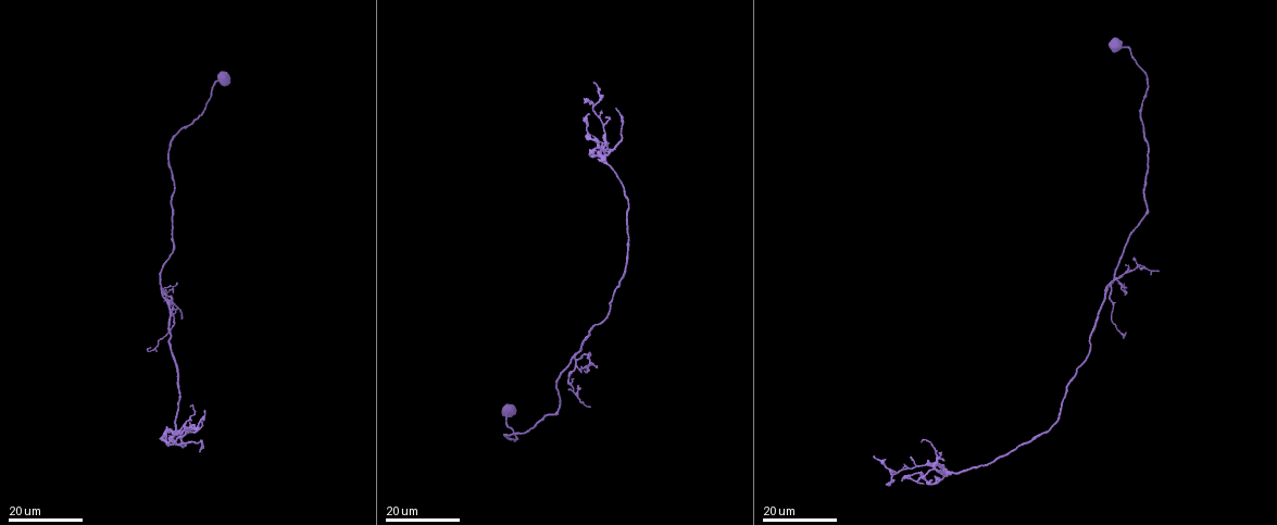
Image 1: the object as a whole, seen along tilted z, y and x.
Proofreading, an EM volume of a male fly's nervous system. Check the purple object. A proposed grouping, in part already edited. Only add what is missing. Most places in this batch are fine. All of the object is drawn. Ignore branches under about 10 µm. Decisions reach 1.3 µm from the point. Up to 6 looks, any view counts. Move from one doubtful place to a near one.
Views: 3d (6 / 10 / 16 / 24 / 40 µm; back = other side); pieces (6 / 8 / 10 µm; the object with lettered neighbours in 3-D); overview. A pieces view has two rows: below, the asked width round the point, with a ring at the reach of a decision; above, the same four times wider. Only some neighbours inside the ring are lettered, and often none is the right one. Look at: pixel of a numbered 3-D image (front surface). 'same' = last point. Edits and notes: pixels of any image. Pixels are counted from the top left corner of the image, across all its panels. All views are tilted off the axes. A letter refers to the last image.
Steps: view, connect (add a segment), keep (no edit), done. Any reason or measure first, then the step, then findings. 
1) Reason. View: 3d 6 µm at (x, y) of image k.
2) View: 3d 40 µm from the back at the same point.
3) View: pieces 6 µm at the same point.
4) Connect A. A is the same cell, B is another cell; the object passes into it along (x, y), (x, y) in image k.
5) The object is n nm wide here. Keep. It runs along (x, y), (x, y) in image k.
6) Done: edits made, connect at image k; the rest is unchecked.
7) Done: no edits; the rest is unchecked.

Long arm stops here. View: 3d 16 µm at (907, 478) of image 1.

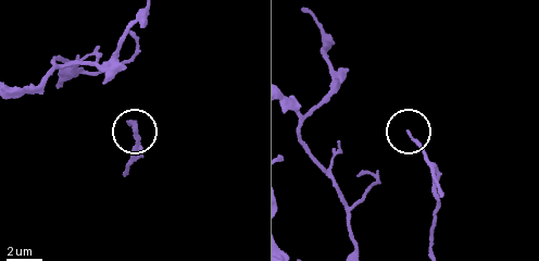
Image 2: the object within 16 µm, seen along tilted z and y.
View: pieces 8 µm at (136, 129) of image 2.

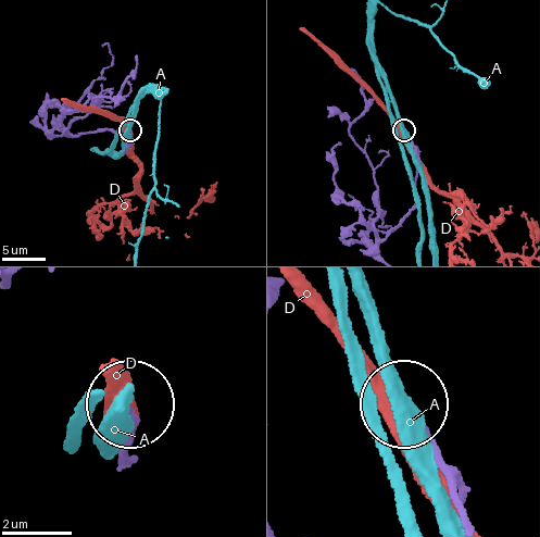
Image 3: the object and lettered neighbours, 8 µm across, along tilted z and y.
Keep. A and D are other cells; none of them fits.

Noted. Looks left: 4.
Branch stops here. View: 3d 16 µm at (160, 440) of image 1.

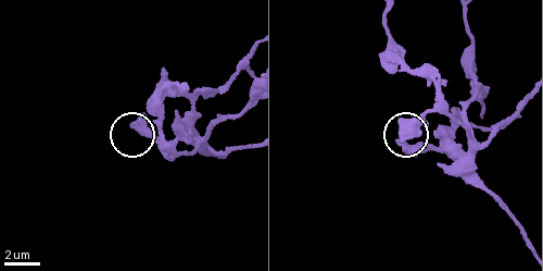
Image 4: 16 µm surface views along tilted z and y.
See the neighbours. View: pieces 10 µm at (405, 136) of image 4.

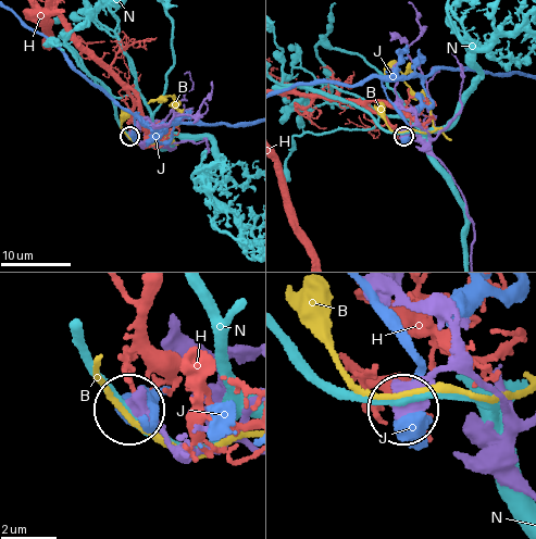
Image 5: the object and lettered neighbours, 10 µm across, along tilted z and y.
Keep. B, H, J and N are other cells; it runs along (471, 220), (426, 133), (415, 126), (403, 135) in image 5; no lettered segment goes on from it.

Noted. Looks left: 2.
Long arm stops here. View: 3d 24 µm at (901, 478) of image 1.

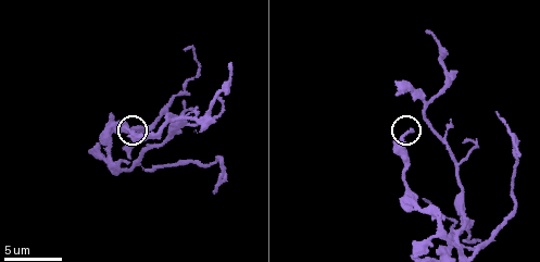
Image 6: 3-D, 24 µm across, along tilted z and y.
What lies round it. View: pieces 8 µm at (411, 130) of image 6.

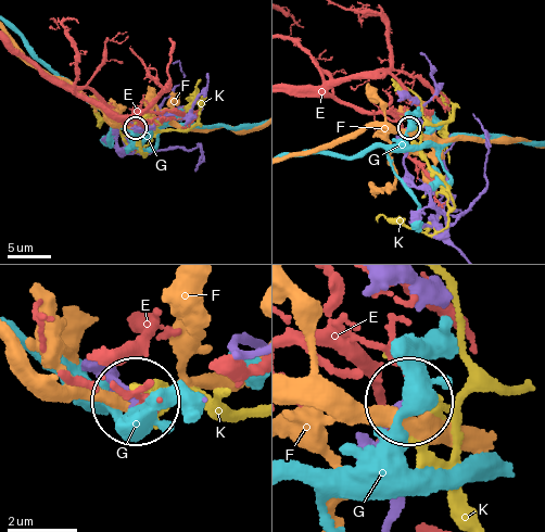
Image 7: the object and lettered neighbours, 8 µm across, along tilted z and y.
Keep. E, F, G and K are other cells; it runs along (453, 245), (430, 194), (408, 182), (407, 129) in image 7; none of them fits.

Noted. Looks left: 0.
Done: no edits; the rest is unchecked.

